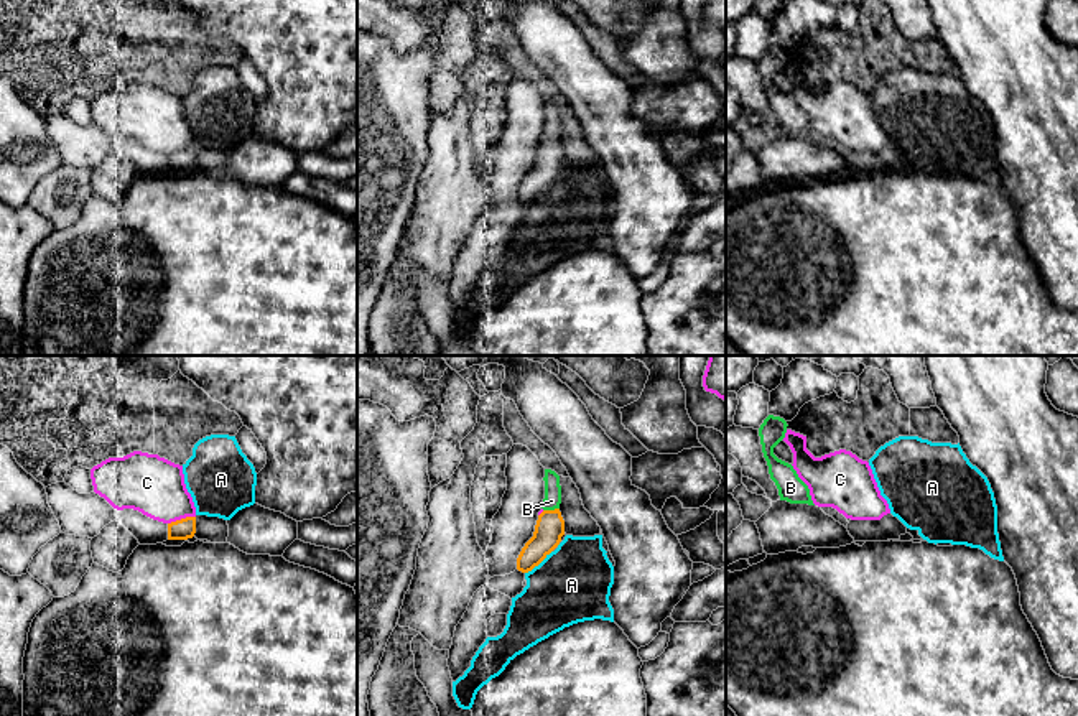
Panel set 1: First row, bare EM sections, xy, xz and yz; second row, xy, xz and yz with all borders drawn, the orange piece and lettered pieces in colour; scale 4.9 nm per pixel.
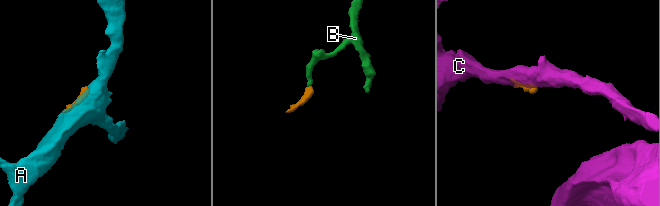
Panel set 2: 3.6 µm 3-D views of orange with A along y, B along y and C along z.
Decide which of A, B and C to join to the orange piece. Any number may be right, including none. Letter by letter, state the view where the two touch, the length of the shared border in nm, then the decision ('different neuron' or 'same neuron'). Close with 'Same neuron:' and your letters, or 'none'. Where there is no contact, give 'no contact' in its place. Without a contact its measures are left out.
A: meets orange in xz; contact 180 nm long; different neuron
B: meets orange in xz; contact 80 nm long; same neuron
C: meets orange in xy; contact 140 nm long; different neuron
Same neuron: B

